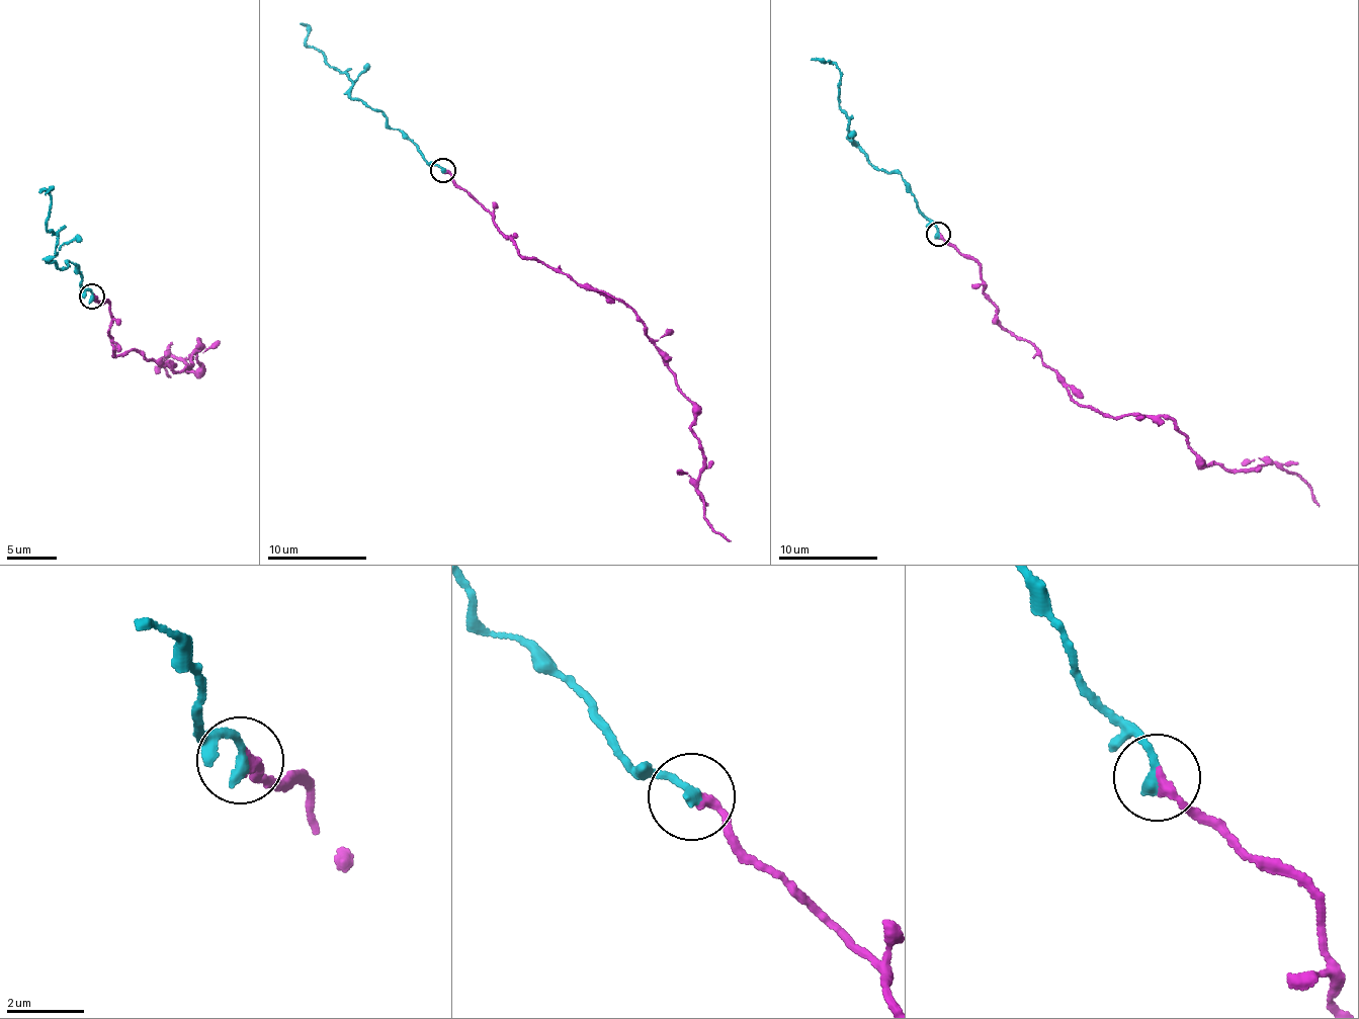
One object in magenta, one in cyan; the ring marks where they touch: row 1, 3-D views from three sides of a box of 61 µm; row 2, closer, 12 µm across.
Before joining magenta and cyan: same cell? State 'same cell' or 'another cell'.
same cell

